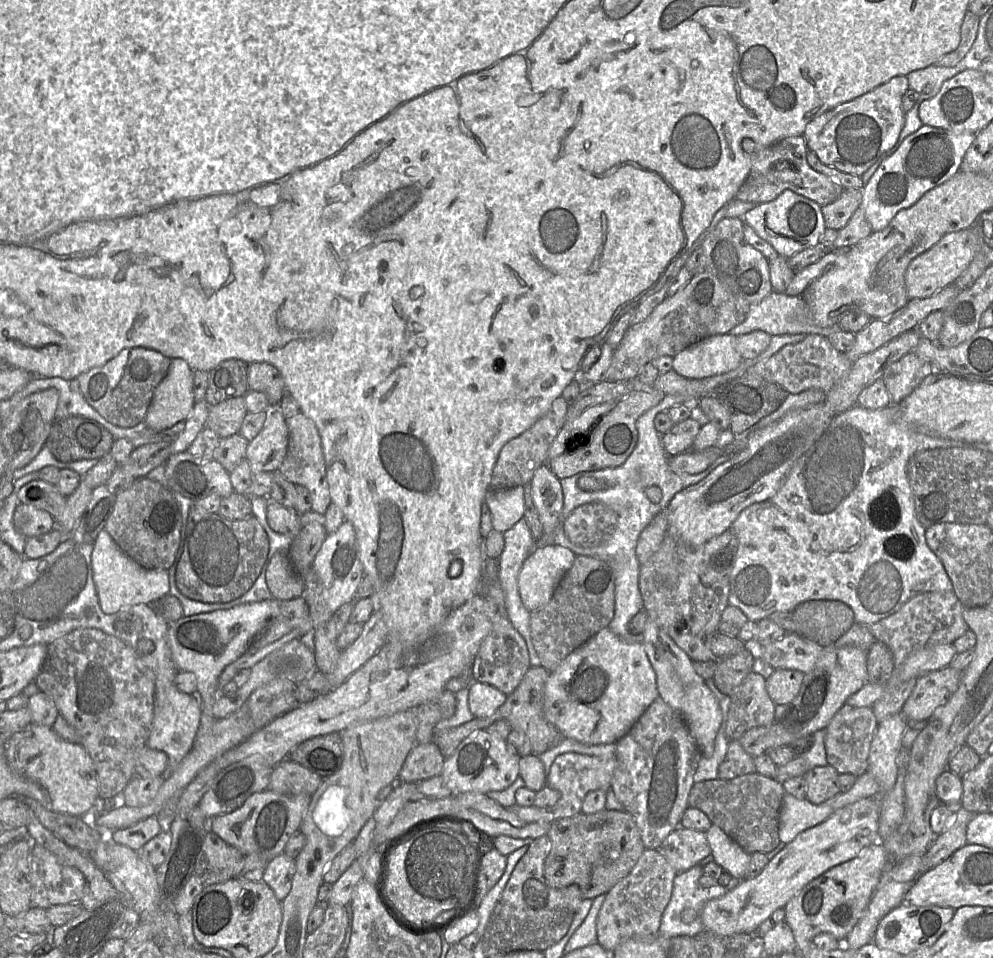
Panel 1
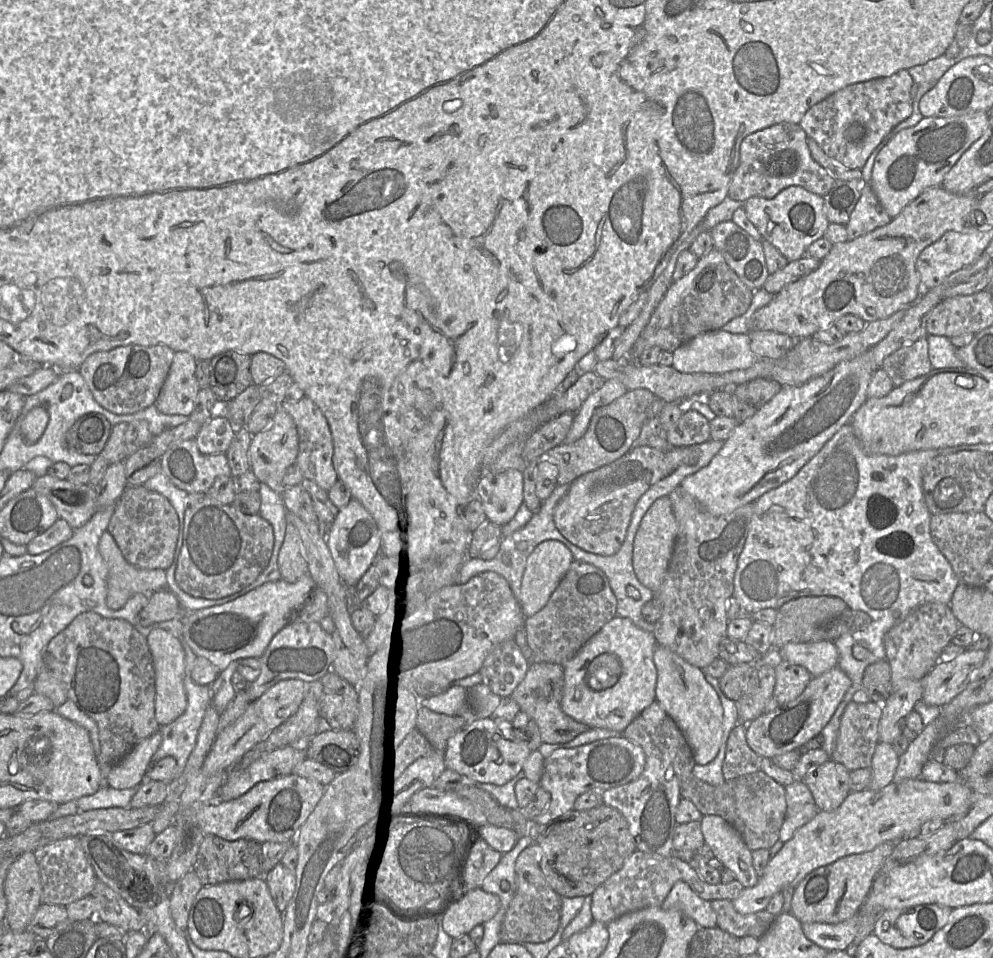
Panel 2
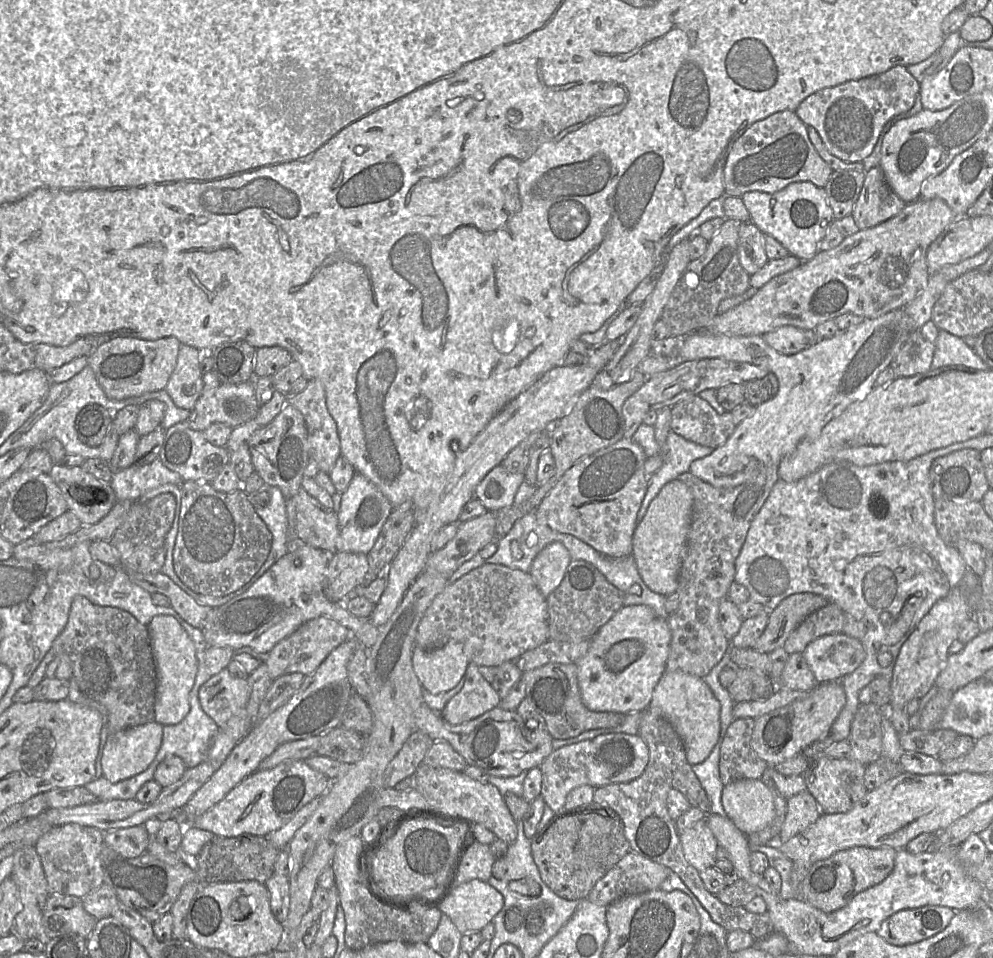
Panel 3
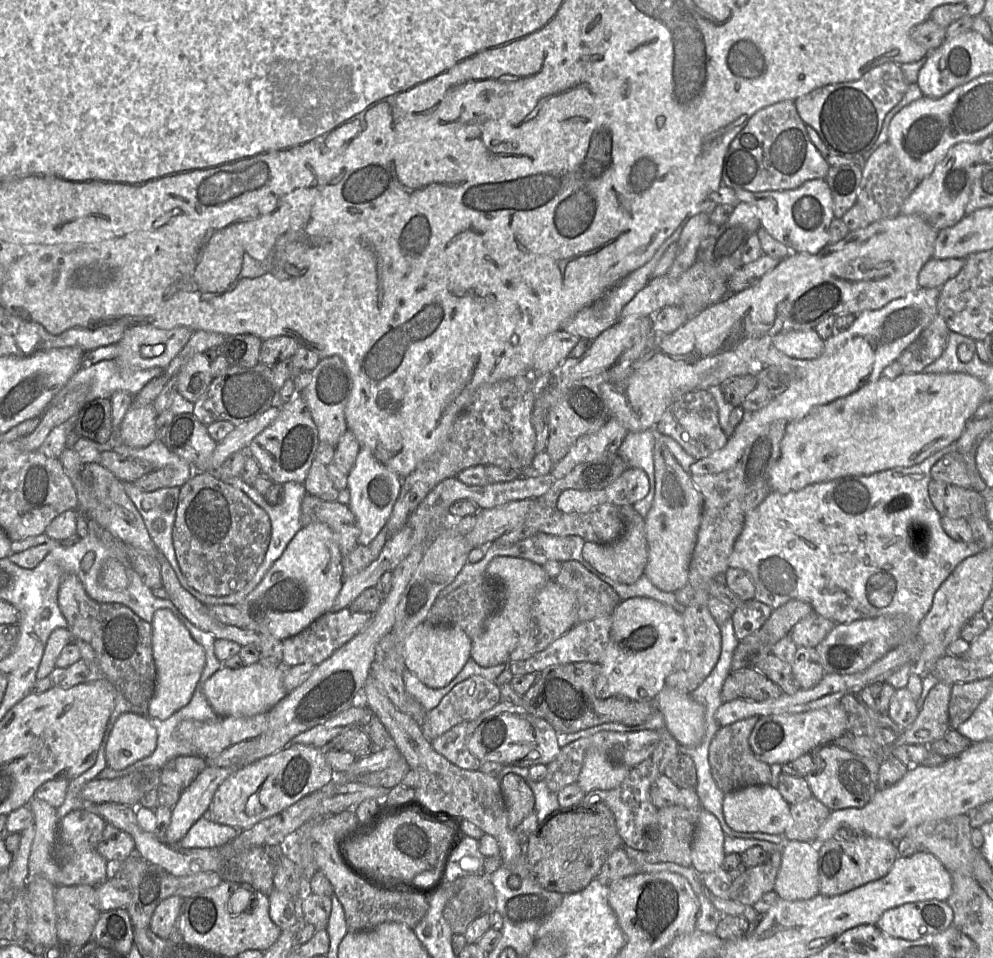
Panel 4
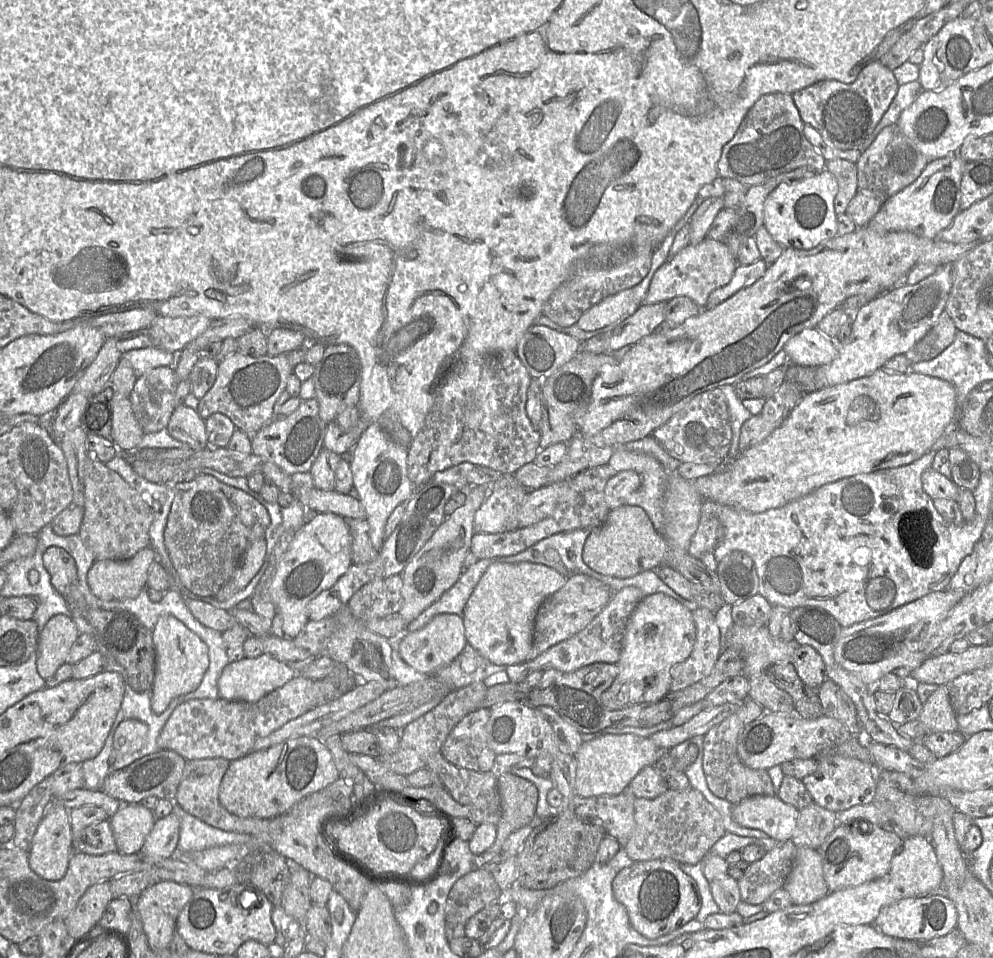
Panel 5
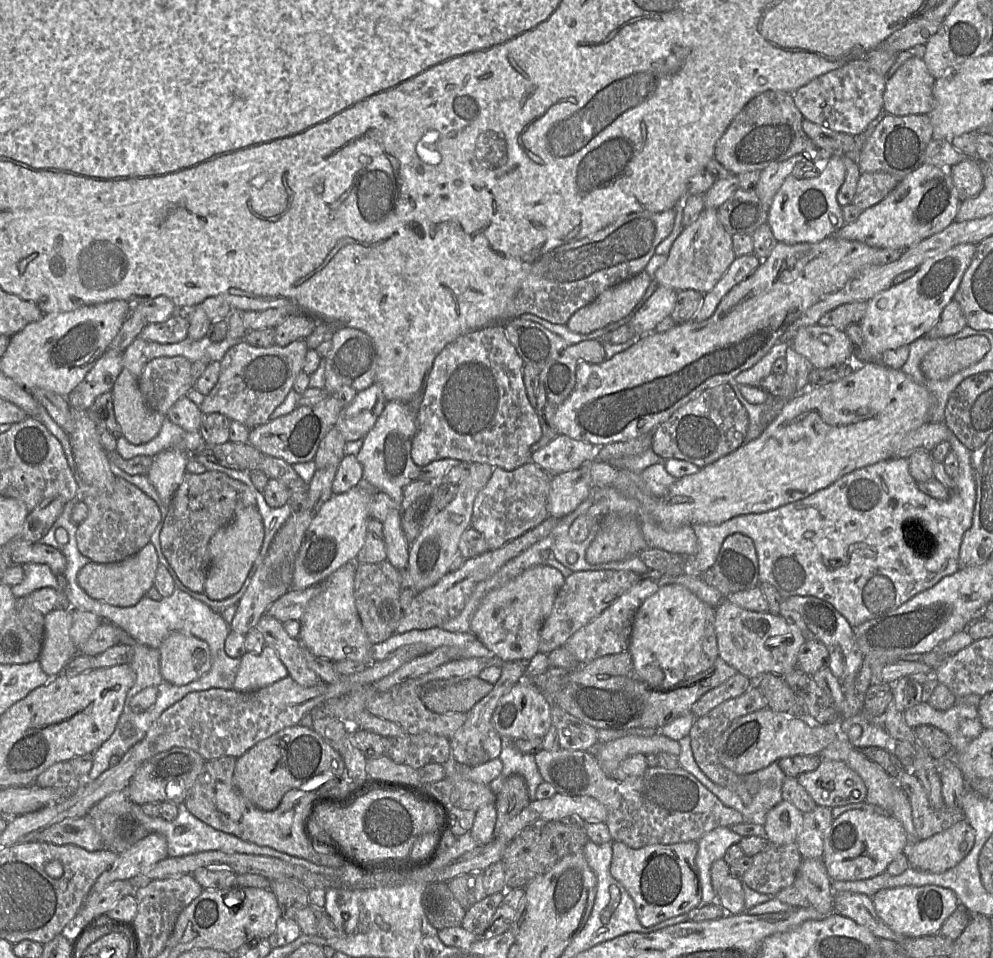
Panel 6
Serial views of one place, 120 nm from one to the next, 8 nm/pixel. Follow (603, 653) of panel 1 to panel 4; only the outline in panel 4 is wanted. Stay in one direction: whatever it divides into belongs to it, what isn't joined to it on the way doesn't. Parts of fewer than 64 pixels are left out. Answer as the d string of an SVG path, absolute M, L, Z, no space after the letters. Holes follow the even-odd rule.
M647 597L621 601L612 613L610 639L595 682L596 696L599 699L625 697L634 701L654 701L666 686L666 678L685 642L683 618L674 608Z

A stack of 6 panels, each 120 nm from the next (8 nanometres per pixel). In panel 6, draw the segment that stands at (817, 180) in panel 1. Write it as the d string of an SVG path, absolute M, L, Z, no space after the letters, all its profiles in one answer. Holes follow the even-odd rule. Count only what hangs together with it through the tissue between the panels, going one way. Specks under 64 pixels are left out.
M768 90L751 99L732 120L729 127L717 141L714 158L732 174L739 175L750 171L763 171L773 163L783 162L790 157L803 154L809 161L815 161L819 168L826 161L824 157L816 159L816 152L820 150L808 138L802 129L802 116L796 107L793 97L788 92Z

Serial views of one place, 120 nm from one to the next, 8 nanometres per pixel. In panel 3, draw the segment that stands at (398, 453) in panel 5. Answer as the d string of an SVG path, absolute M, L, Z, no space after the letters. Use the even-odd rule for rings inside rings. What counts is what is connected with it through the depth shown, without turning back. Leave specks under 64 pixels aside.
M355 473L349 486L342 494L340 508L337 511L340 534L336 552L368 554L393 509L388 499L371 481L362 474Z

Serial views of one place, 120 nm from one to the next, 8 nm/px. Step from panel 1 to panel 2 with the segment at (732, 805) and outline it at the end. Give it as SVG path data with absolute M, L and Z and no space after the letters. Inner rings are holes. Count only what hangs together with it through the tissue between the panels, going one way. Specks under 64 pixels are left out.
M761 770L718 786L705 783L692 773L681 782L680 794L682 798L693 802L703 816L717 815L726 820L739 832L752 852L758 849L770 850L779 840L787 810L785 786Z

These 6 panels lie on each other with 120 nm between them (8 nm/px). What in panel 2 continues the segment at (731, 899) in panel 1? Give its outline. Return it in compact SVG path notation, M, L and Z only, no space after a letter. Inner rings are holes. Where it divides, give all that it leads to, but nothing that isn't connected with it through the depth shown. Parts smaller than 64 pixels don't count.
M922 778L906 779L900 783L891 782L881 790L865 789L860 792L851 792L836 810L818 811L813 819L800 827L793 837L783 844L781 850L774 857L770 857L758 883L751 888L744 888L737 898L731 900L734 908L743 915L766 910L776 893L782 892L786 887L796 888L813 870L829 865L845 856L871 851L885 842L897 842L906 838L918 837L920 828L925 822L935 818L951 820L970 805L973 796L972 790L961 780L935 783Z

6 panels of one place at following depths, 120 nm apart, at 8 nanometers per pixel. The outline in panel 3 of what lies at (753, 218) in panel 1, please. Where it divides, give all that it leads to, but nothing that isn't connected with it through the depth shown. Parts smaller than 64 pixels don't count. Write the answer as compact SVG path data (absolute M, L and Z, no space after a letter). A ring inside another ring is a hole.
M808 181L789 184L776 193L747 192L741 199L750 214L751 222L763 234L772 236L790 255L801 261L808 261L816 255L819 243L835 219L827 201L825 188L817 187Z

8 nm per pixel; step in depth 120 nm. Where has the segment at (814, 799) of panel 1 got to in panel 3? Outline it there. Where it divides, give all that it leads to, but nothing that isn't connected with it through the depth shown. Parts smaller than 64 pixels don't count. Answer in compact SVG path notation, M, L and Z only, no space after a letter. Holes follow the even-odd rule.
M817 755L809 759L809 766L802 775L807 790L815 798L822 813L836 814L848 812L868 793L864 782L865 771L865 765L849 758Z

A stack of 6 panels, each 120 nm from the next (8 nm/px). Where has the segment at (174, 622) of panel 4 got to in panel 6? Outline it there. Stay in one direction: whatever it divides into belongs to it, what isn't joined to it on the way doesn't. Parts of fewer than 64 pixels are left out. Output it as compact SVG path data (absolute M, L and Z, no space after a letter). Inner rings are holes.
M175 631L158 648L162 677L182 686L197 680L211 667L209 645L189 633Z

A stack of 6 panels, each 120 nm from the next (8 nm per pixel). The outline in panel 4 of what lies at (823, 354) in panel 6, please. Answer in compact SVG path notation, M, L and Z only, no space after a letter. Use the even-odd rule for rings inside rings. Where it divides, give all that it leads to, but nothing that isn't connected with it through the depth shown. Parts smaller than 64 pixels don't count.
M815 329L794 330L775 335L772 345L792 358L815 359L822 354L824 341Z

